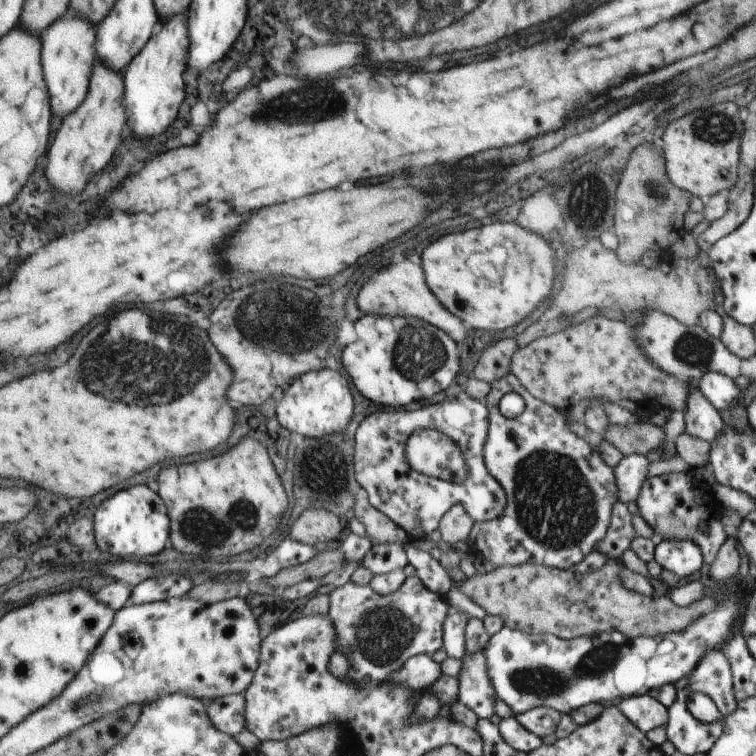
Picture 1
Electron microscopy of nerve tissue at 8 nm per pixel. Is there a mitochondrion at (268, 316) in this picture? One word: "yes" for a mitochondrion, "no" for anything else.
yes

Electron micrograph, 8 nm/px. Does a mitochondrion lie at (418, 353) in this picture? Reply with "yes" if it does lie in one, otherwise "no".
yes

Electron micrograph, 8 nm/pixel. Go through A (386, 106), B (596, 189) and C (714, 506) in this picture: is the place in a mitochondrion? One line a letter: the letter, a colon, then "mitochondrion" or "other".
A: other
B: mitochondrion
C: other

